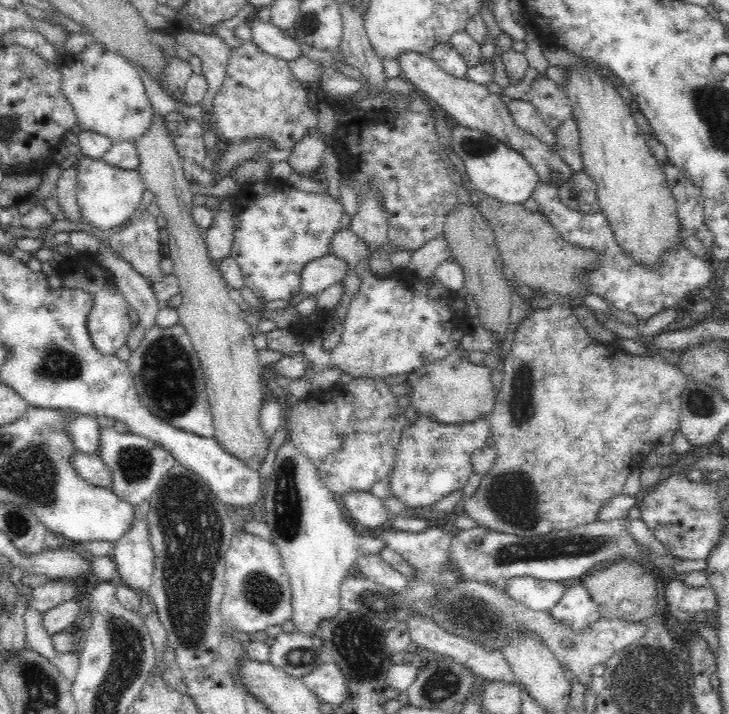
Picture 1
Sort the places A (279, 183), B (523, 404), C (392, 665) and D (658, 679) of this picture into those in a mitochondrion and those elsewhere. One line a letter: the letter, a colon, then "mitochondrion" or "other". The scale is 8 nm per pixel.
A: other
B: mitochondrion
C: other
D: mitochondrion

